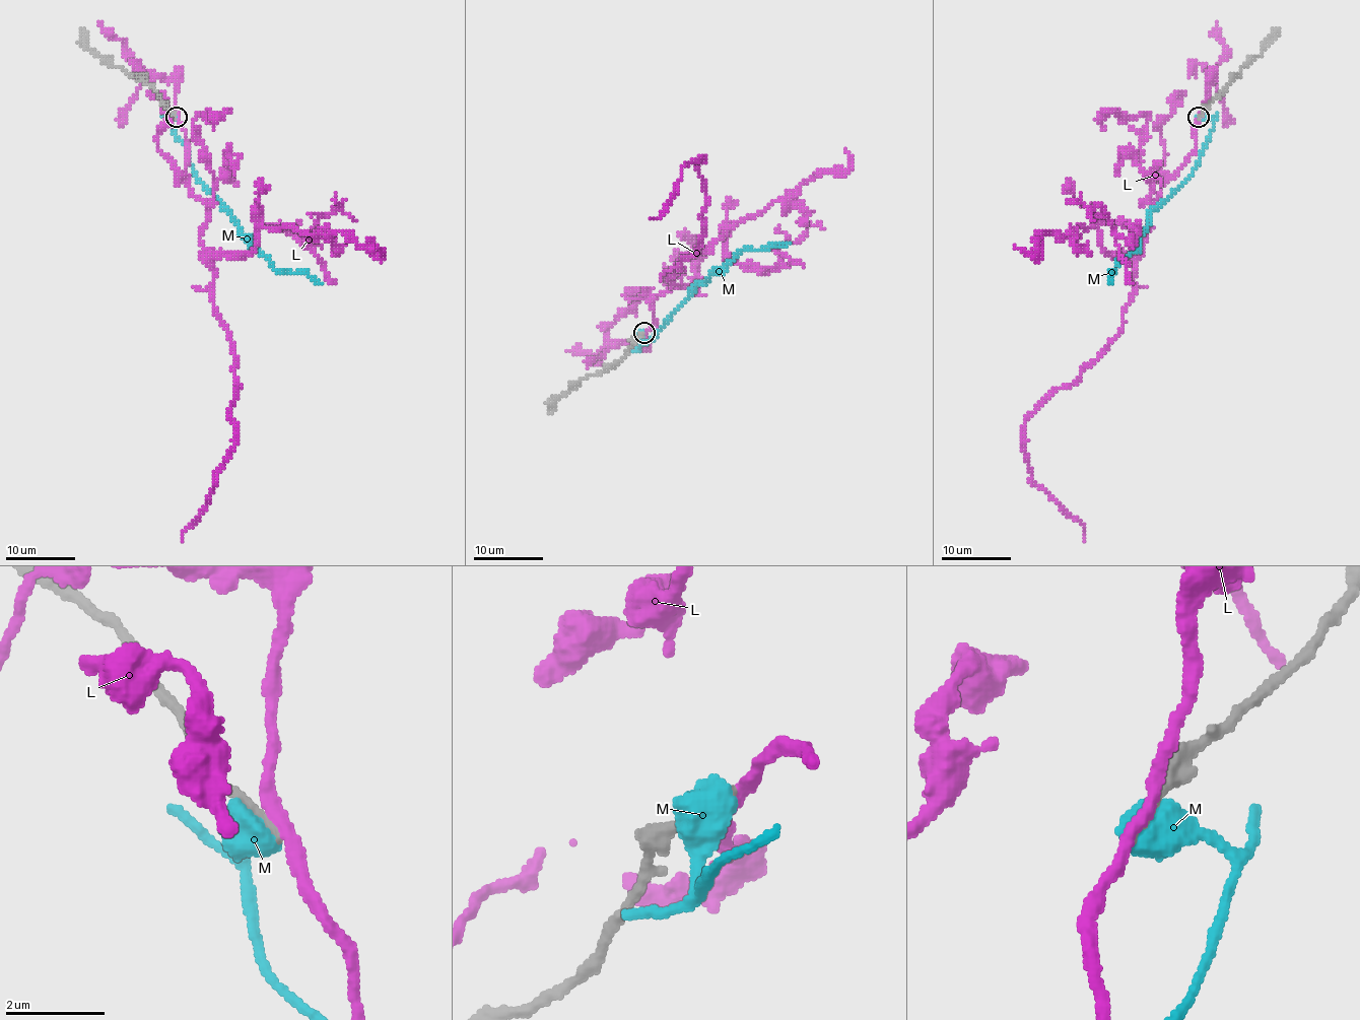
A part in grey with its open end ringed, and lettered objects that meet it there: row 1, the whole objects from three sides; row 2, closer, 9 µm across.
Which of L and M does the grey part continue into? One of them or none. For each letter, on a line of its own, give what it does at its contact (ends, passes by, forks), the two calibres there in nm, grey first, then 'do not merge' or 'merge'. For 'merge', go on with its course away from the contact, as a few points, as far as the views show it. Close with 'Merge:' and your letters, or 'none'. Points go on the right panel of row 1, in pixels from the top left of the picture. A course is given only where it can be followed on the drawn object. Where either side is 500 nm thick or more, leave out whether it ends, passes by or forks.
L: it passes by; calibres 240 and 280 nm; do not merge
M: calibres 260 and 850 nm; do not merge
Merge: none

